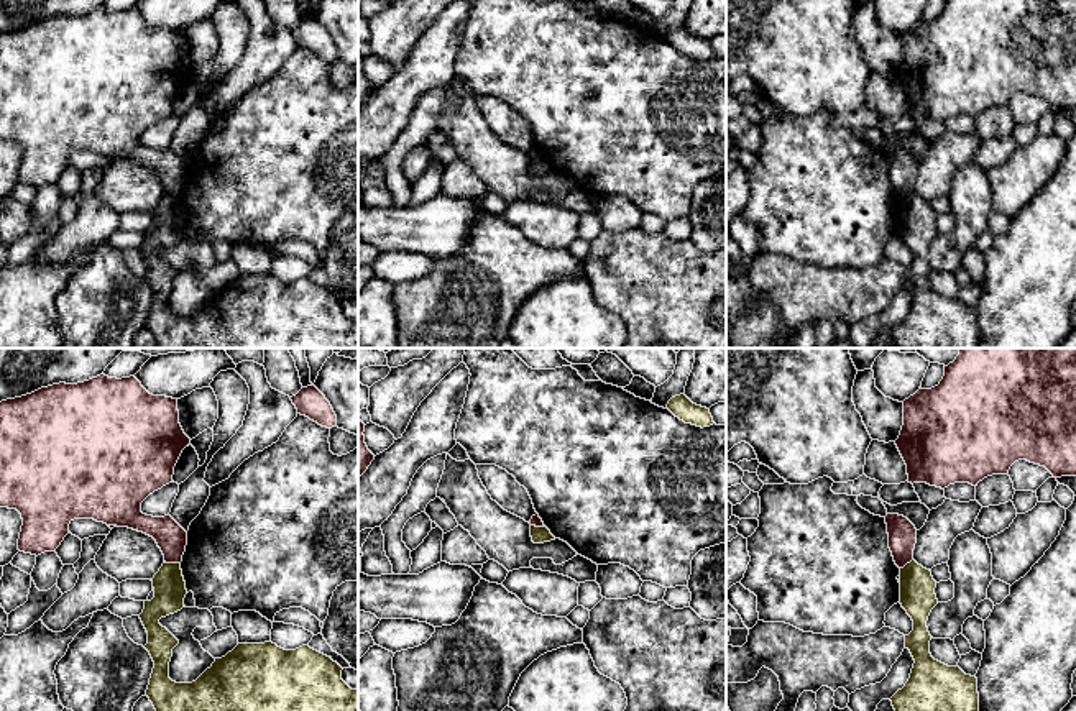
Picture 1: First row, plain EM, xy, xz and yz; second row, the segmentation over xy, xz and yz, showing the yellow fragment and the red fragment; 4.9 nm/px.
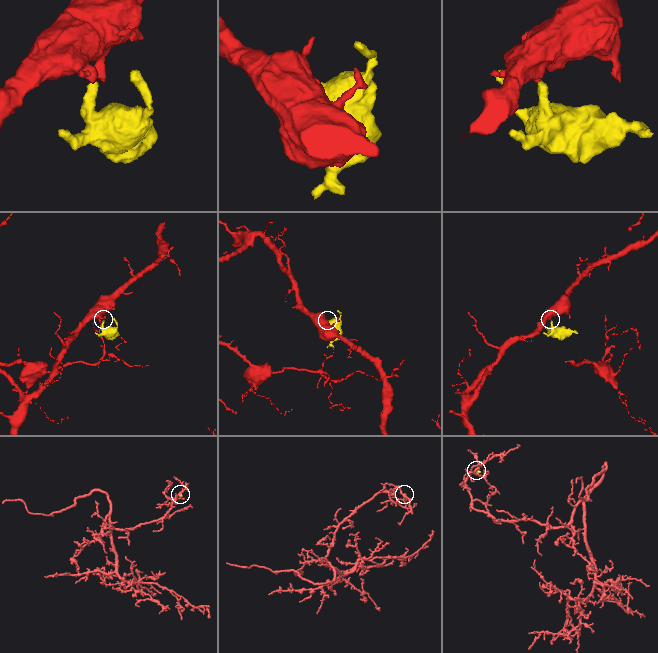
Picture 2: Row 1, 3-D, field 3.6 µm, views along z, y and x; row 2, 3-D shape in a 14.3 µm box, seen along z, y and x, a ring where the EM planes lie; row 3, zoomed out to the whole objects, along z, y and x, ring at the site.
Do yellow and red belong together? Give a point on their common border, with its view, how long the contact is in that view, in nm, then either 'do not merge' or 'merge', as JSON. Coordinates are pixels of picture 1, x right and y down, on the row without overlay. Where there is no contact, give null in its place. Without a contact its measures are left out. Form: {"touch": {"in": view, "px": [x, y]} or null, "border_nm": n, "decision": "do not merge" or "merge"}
{"touch": {"in": "xy", "px": [173, 196]}, "border_nm": 80, "decision": "do not merge"}

